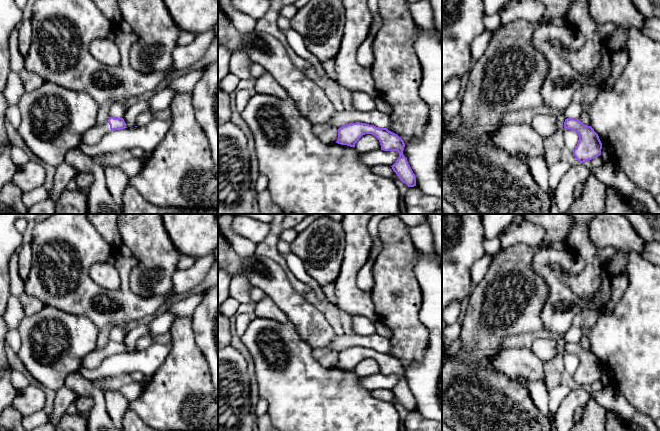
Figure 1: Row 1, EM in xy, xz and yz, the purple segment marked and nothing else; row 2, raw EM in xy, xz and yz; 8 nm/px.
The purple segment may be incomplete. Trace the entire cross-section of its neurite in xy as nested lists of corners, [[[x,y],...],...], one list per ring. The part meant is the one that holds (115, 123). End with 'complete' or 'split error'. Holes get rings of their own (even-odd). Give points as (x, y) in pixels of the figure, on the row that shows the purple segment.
[[[110,117],[107,122],[101,125],[95,124],[92,128],[87,130],[82,136],[81,143],[86,145],[97,144],[105,134],[125,128],[127,127],[123,118]]] | split error

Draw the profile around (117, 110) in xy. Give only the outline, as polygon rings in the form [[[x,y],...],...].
[[[115,103],[110,107],[109,113],[111,117],[123,118],[127,109],[126,104]]]

